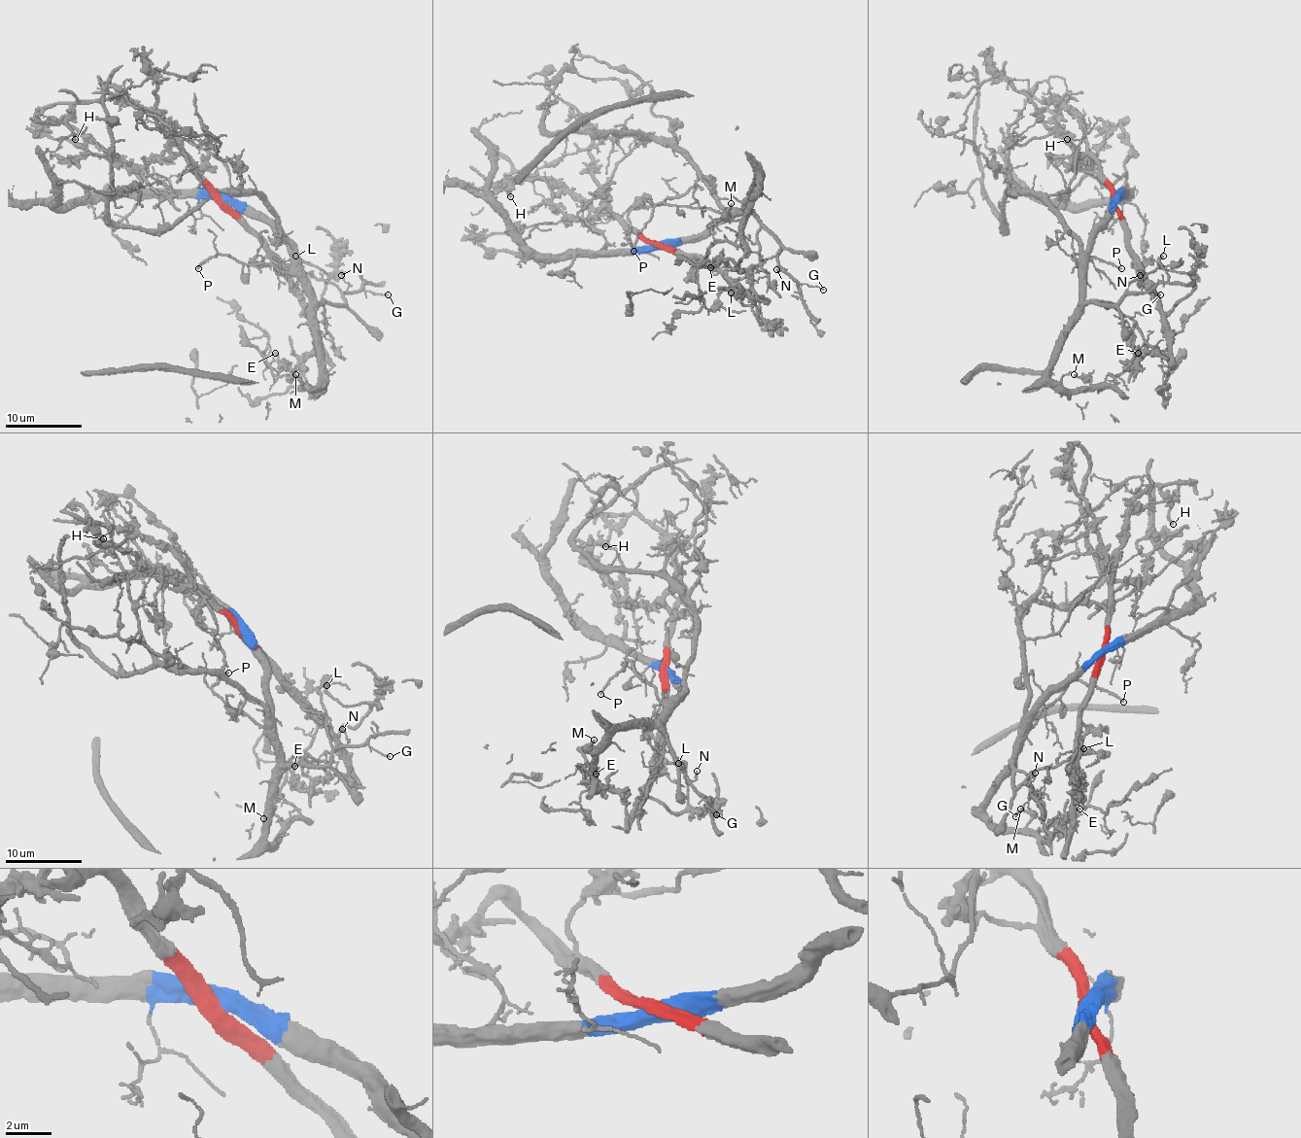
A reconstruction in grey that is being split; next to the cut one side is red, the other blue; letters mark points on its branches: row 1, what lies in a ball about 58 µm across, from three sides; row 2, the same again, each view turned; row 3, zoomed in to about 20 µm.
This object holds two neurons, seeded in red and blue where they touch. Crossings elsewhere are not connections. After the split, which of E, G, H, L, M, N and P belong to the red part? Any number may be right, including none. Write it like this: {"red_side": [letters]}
{"red_side": ["E", "H", "L"]}

